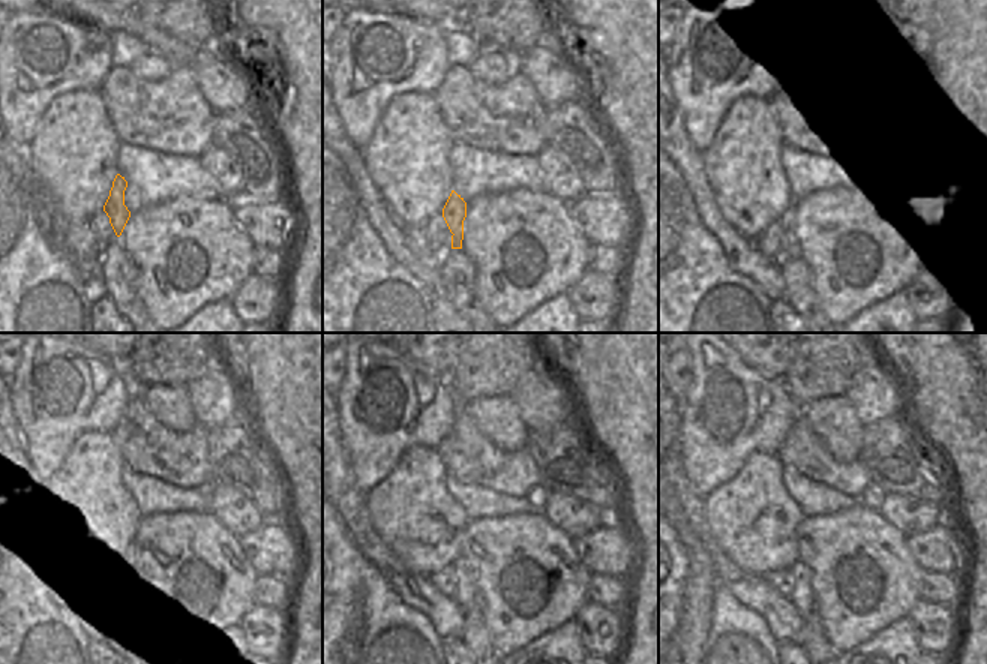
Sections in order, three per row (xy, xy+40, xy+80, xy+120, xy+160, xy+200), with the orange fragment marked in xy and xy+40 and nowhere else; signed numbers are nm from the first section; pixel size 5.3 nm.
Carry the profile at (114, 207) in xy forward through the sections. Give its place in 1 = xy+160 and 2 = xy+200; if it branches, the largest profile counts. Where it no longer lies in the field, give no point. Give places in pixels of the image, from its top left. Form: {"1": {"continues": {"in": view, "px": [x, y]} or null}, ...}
{"1": {"continues": {"in": "xy+160", "px": [465, 591]}}, "2": {"continues": {"in": "xy+200", "px": [803, 597]}}}

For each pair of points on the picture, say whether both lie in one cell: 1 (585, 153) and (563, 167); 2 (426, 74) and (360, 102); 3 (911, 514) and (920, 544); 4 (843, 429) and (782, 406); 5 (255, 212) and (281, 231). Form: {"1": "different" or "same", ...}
{"1": "different", "2": "same", "3": "different", "4": "different", "5": "same"}

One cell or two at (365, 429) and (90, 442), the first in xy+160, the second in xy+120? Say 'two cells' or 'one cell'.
two cells

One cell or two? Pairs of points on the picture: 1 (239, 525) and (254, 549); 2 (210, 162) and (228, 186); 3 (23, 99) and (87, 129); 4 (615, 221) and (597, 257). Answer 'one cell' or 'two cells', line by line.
1: two cells
2: one cell
3: two cells
4: two cells

